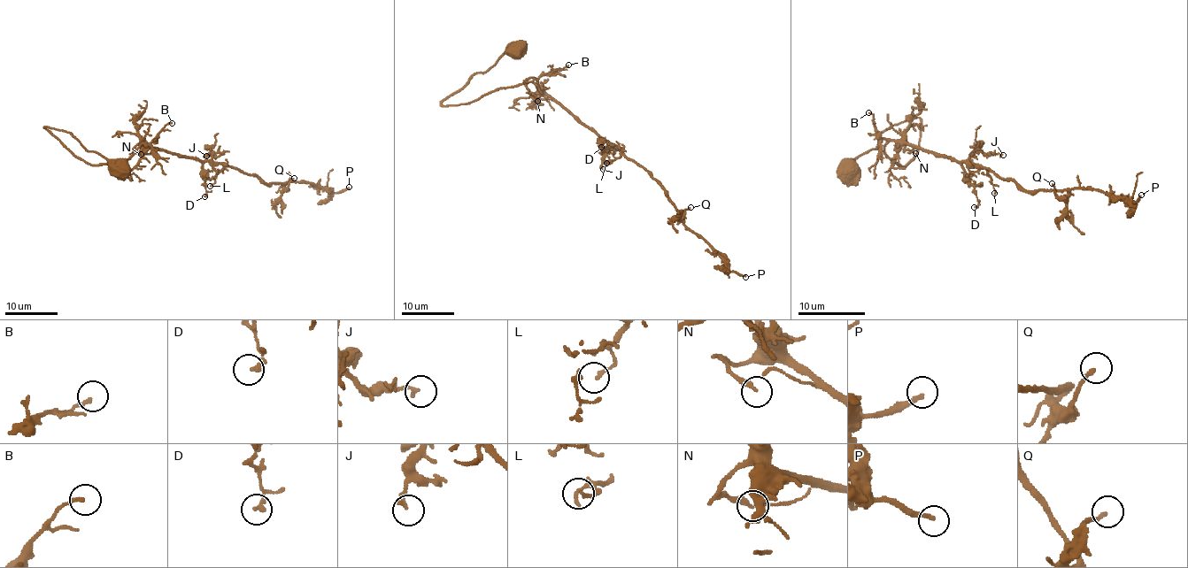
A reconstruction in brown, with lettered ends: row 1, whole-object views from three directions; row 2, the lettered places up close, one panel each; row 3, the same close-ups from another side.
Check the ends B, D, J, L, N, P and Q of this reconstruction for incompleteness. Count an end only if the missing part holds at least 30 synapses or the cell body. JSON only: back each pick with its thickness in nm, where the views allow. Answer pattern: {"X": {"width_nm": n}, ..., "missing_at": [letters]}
{"P": {"width_nm": 200}, "missing_at": ["P"]}

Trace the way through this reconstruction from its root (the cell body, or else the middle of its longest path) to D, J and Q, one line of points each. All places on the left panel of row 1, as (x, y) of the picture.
D: (121, 172), (68, 132), (45, 126), (92, 165), (122, 162), (141, 145), (194, 157), (204, 196)
J: (121, 172), (68, 132), (45, 126), (92, 165), (122, 162), (141, 145), (202, 161), (212, 154), (206, 156)
Q: (121, 172), (68, 132), (45, 126), (92, 165), (122, 162), (149, 145), (286, 188), (294, 178)

